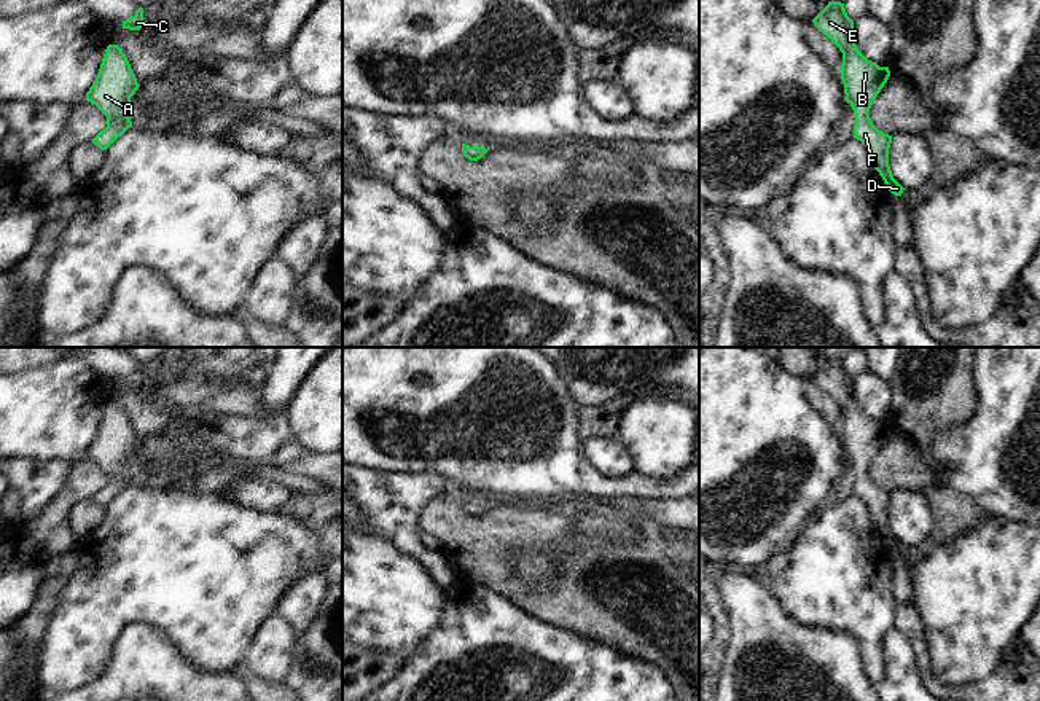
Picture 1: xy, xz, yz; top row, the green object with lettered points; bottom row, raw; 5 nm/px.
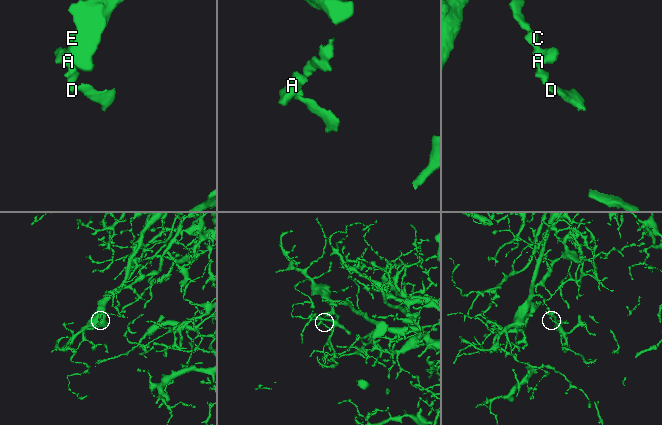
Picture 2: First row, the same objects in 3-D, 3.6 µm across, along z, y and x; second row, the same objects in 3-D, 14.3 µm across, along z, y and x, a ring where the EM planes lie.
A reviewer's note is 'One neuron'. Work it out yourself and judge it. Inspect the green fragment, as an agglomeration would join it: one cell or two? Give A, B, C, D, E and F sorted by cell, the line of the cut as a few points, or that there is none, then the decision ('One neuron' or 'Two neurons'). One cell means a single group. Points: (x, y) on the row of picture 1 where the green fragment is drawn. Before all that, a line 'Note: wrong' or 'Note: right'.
Note: right
Groups: A B C D E F. No split. One neuron

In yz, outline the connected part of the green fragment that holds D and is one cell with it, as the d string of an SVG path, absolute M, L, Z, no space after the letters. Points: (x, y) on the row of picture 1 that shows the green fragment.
M828 2L812 22L843 53L839 72L844 84L844 100L855 115L854 139L868 148L873 166L882 177L886 188L892 194L901 196L905 188L893 178L889 166L892 135L879 131L868 113L890 76L889 67L879 67L858 51L854 41L854 21L847 16L844 3Z

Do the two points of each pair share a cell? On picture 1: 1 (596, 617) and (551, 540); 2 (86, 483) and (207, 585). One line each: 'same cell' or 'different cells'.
1: same cell
2: different cells

